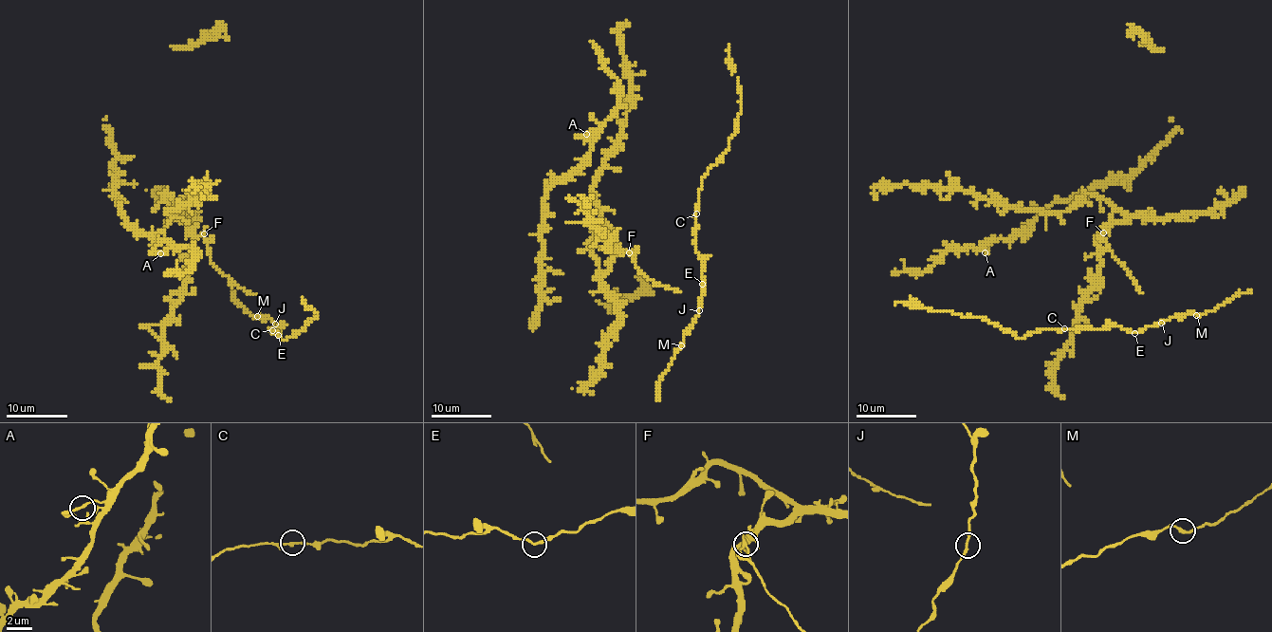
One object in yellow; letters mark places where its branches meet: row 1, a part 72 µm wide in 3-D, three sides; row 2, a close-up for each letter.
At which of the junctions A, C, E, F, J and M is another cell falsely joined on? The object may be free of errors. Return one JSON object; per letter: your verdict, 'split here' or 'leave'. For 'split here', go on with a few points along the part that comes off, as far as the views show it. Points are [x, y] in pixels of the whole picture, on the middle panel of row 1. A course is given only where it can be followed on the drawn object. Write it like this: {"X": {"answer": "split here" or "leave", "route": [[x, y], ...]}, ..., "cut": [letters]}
{"A": {"answer": "leave"}, "C": {"answer": "leave"}, "E": {"answer": "leave"}, "F": {"answer": "split here", "route": [[629, 251], [639, 271], [660, 285], [681, 291]]}, "J": {"answer": "leave"}, "M": {"answer": "leave"}, "cut": ["F"]}

